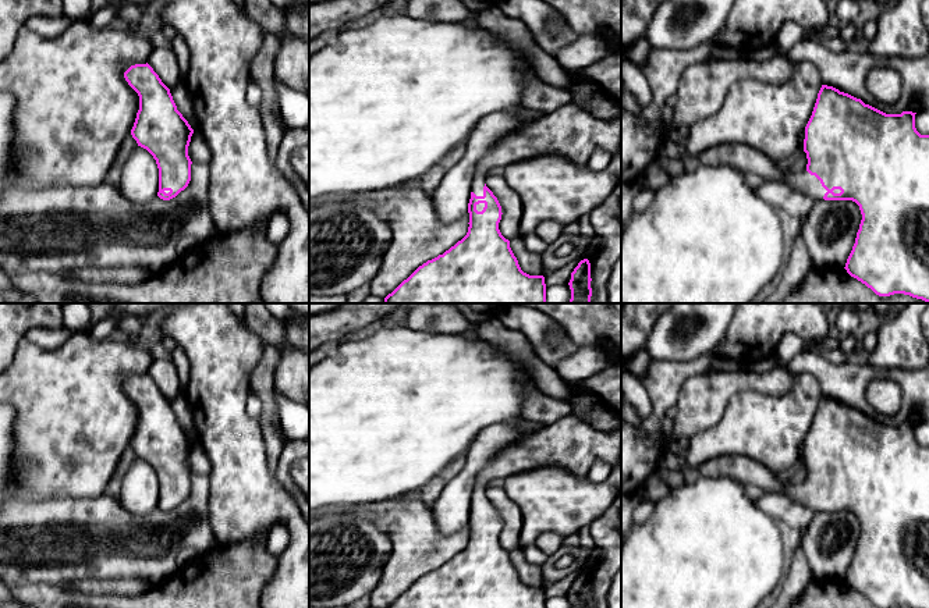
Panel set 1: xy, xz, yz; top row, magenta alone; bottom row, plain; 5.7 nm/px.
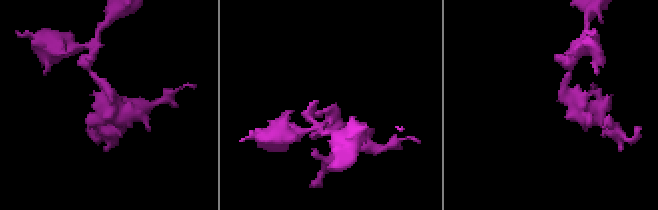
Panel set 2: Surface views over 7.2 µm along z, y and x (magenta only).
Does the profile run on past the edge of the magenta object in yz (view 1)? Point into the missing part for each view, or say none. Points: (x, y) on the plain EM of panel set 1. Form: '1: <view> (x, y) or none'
1: yz (745, 470)

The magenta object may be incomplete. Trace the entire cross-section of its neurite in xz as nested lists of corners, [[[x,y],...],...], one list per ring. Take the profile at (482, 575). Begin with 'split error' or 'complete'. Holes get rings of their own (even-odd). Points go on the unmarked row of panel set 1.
split error | [[[571,413],[501,449],[478,474],[471,497],[467,547],[443,566],[419,577],[387,608],[546,608],[545,589],[529,587],[521,582],[510,552],[499,541],[503,525],[497,509],[485,495],[487,483],[507,472],[518,473],[543,466],[561,466],[578,477],[586,477],[595,462],[614,466],[620,458],[621,427],[602,431]]]

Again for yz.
split error | [[[822,397],[818,410],[812,423],[812,427],[805,438],[804,463],[806,465],[808,476],[806,481],[798,486],[787,486],[781,483],[776,473],[770,472],[765,465],[744,456],[744,455],[723,455],[706,461],[698,470],[703,477],[728,477],[737,480],[744,486],[755,486],[765,493],[784,493],[793,501],[809,505],[819,512],[852,512],[859,518],[862,531],[857,544],[855,555],[847,570],[847,584],[865,595],[879,608],[890,608],[894,605],[904,605],[910,608],[929,608],[929,447],[921,447],[915,440],[915,426],[912,423],[903,423],[901,426],[886,426],[869,416],[865,416],[861,410],[857,410],[848,405],[827,397]]]

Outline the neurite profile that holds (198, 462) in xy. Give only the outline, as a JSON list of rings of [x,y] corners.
[[[195,441],[191,448],[191,454],[188,458],[188,467],[191,473],[205,474],[208,477],[212,473],[212,462],[198,441]]]

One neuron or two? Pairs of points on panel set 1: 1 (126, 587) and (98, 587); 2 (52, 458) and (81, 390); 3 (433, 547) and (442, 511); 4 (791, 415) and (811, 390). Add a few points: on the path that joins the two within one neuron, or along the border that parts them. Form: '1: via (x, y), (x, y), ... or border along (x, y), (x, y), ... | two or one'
1: via (119, 586), (105, 586) | one
2: via (68, 441), (73, 427), (73, 406) | one
3: border along (431, 507), (442, 532), (461, 529) | two
4: via (797, 409), (805, 395) | one

